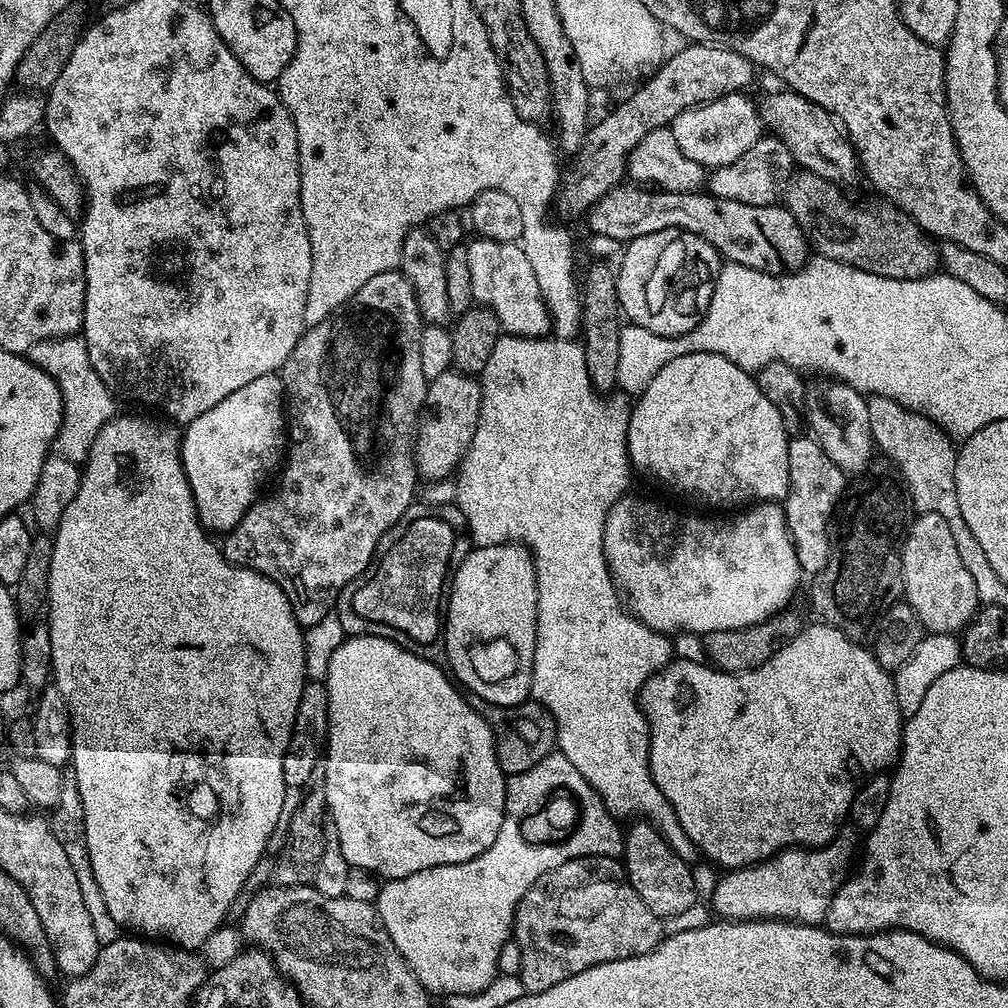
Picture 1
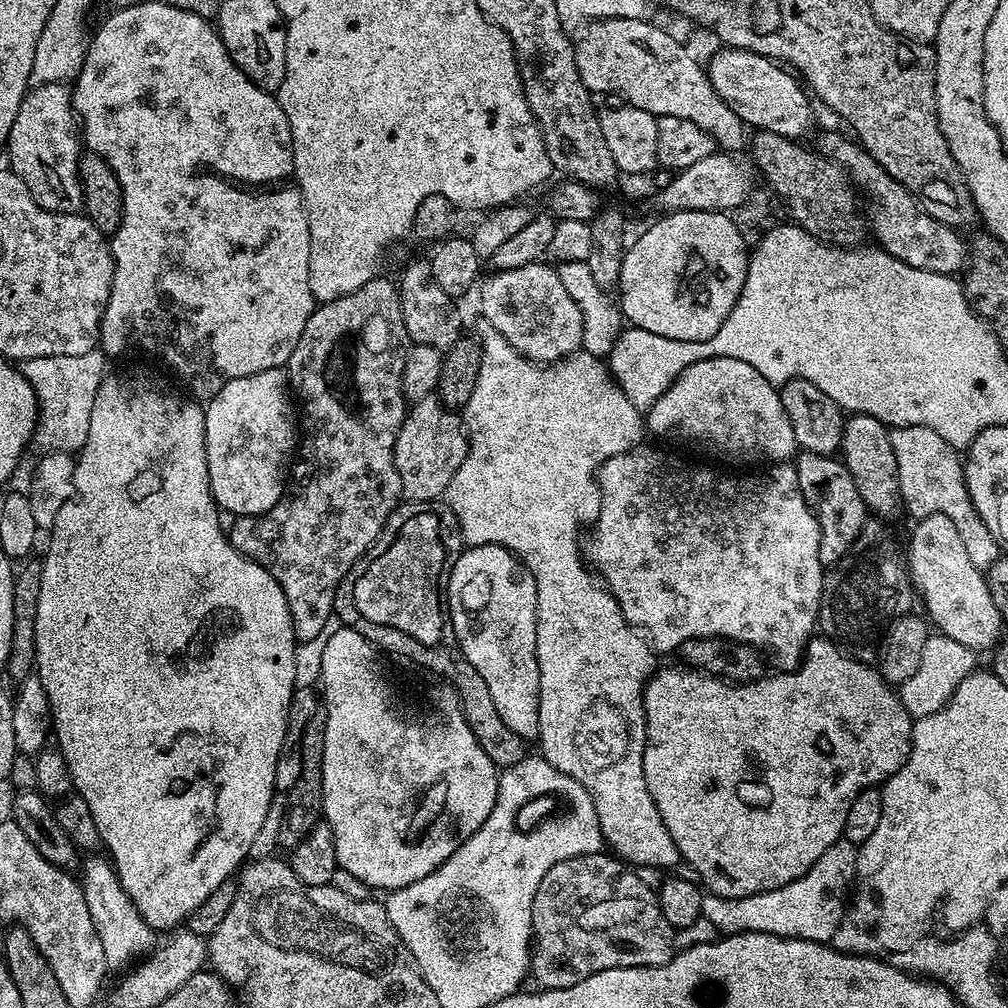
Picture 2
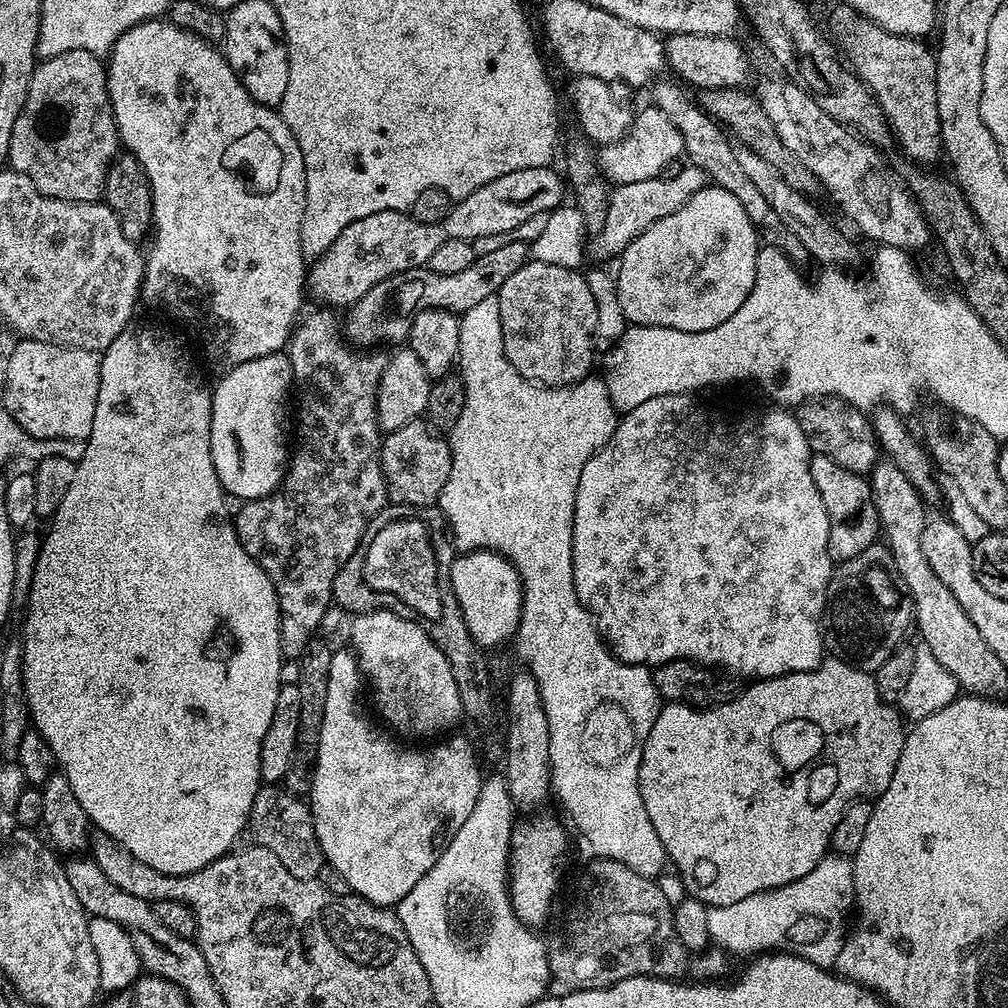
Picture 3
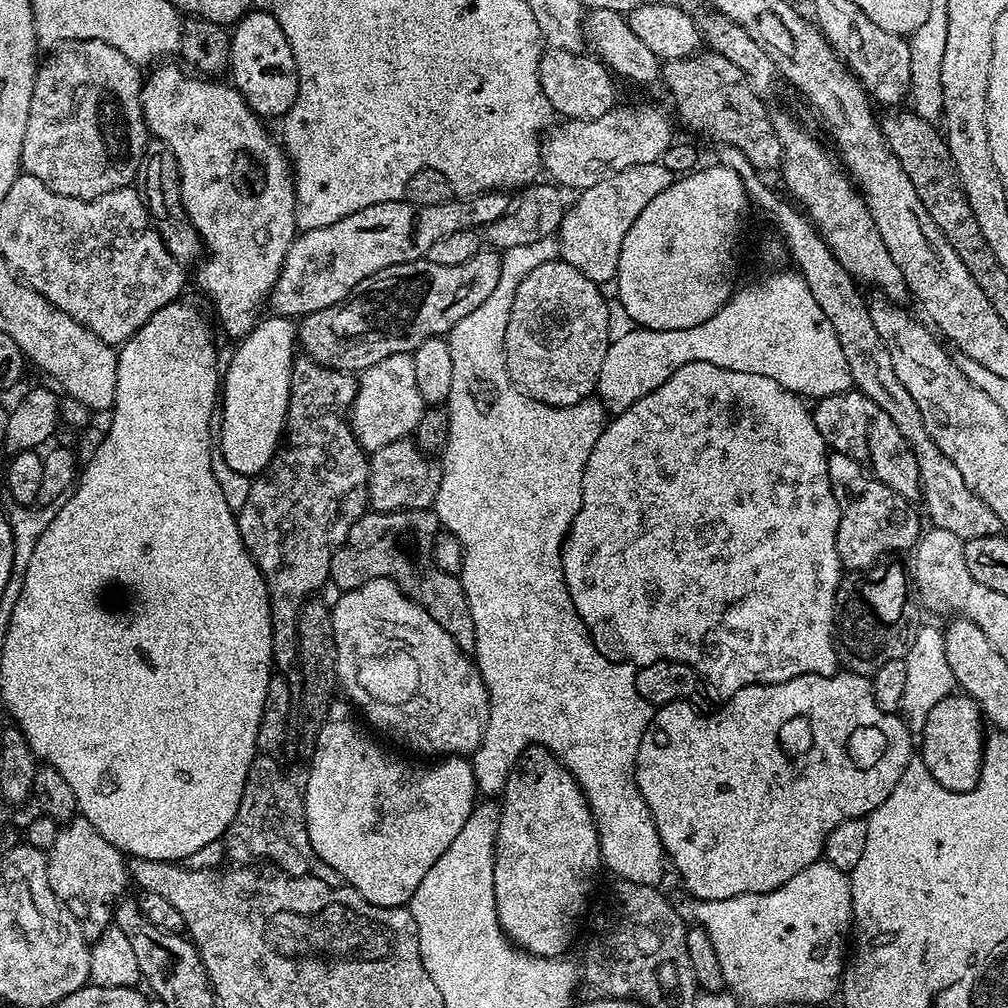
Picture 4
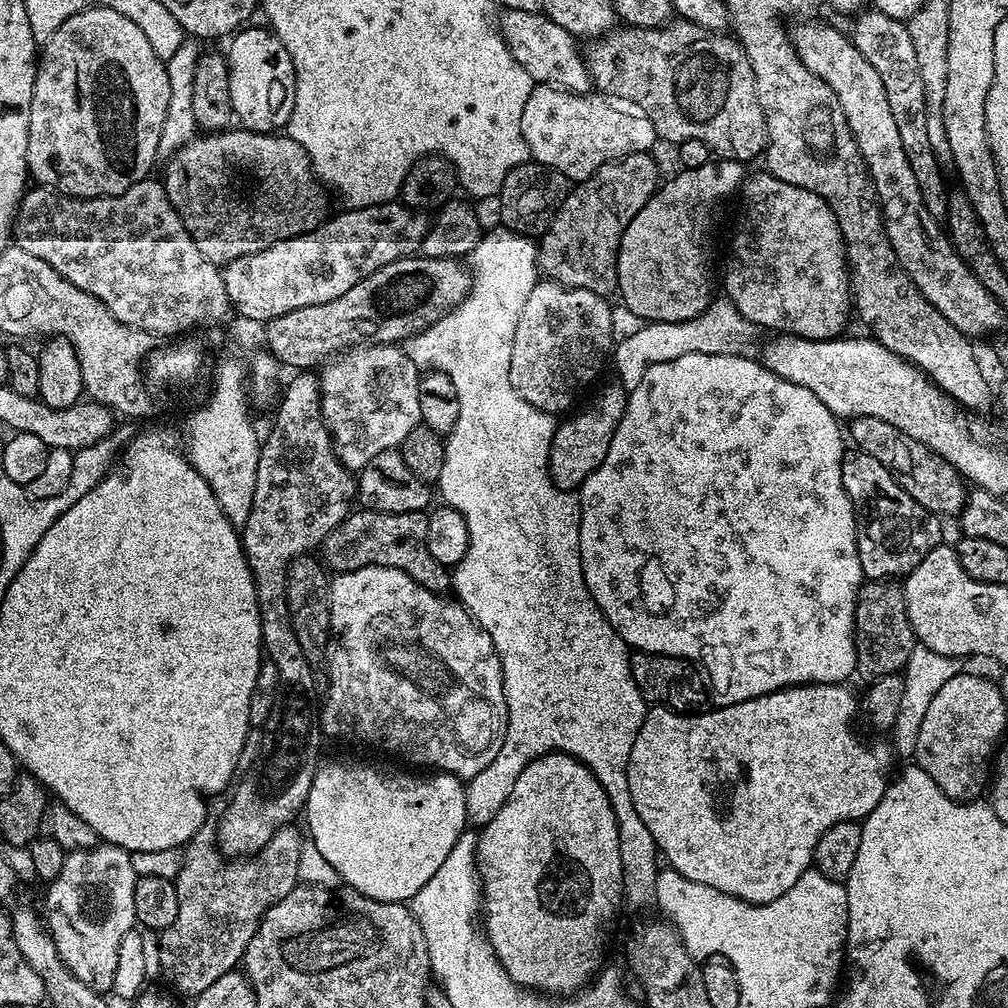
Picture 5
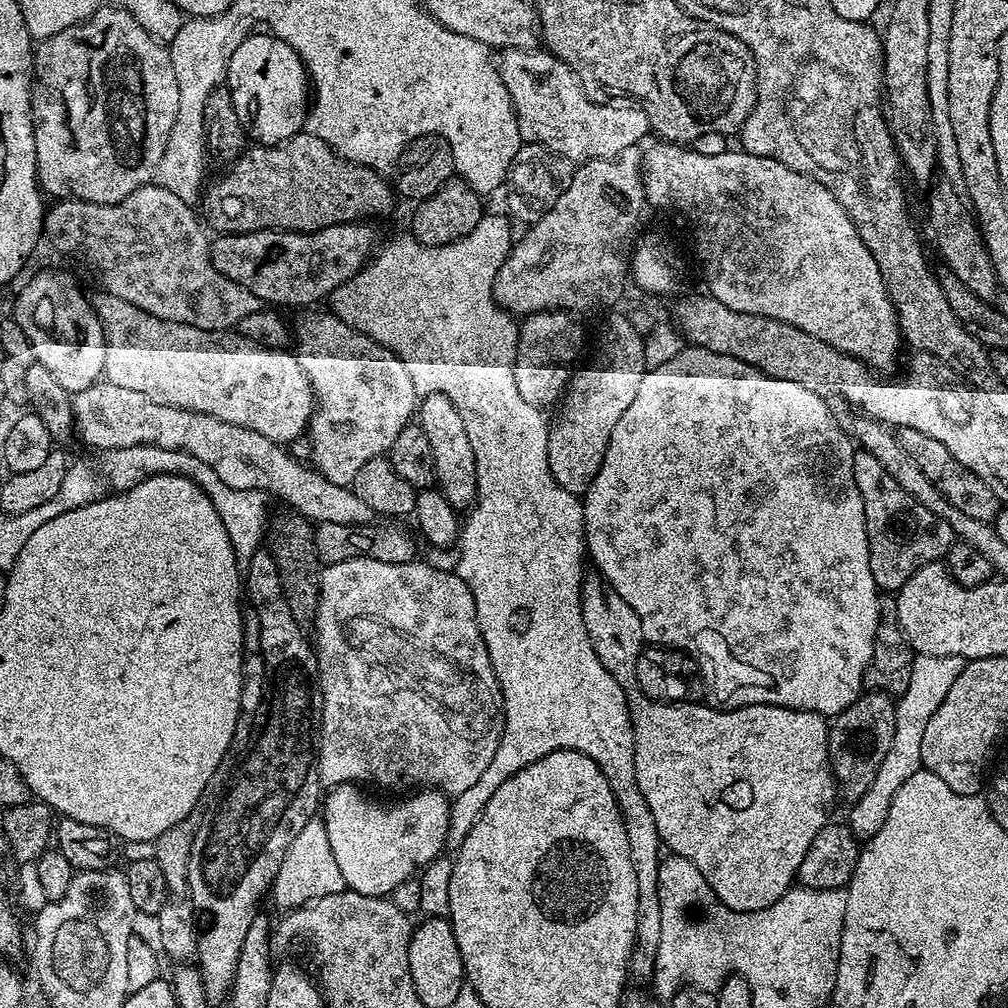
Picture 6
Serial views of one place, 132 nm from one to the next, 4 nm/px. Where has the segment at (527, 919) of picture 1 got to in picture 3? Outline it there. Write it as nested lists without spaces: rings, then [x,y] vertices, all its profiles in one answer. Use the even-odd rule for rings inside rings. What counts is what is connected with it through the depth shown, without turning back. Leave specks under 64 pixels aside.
[[[593,859],[593,864],[584,872],[584,877],[580,880],[580,885],[576,888],[576,893],[572,896],[572,901],[564,908],[564,917],[560,920],[560,925],[556,928],[556,933],[552,936],[552,941],[547,941],[548,949],[548,971],[553,977],[556,976],[565,985],[568,990],[583,990],[586,988],[608,988],[612,984],[622,982],[626,978],[634,978],[635,976],[652,976],[656,980],[674,980],[679,981],[685,975],[686,969],[689,967],[689,953],[685,952],[682,942],[678,942],[678,934],[674,930],[674,922],[672,921],[673,905],[668,904],[668,896],[662,889],[656,885],[657,881],[651,876],[643,876],[642,874],[634,874],[634,870],[629,870],[627,866],[622,866],[622,862],[614,862],[613,860]]]

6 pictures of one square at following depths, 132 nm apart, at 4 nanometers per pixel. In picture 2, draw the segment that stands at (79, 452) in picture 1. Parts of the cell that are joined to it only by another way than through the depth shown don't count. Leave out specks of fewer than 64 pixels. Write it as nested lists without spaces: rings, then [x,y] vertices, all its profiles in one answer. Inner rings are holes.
[[[99,350],[23,361],[22,371],[26,382],[30,382],[36,401],[40,403],[40,414],[32,435],[32,444],[37,448],[37,453],[79,453],[86,442],[86,434],[90,434],[90,410],[94,410],[94,394],[98,394],[98,386],[106,375],[104,363],[106,357]]]

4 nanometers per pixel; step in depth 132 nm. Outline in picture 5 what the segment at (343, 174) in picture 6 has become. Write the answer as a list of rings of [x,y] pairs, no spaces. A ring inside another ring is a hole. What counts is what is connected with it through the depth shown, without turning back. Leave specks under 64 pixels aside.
[[[239,126],[215,134],[200,134],[182,146],[182,150],[167,157],[165,164],[168,165],[164,168],[162,183],[166,198],[170,198],[170,206],[174,206],[198,250],[217,266],[234,262],[234,258],[246,258],[246,254],[258,254],[258,250],[266,250],[266,246],[274,246],[274,242],[286,242],[286,238],[298,238],[312,232],[329,215],[325,189],[312,171],[306,150],[286,134],[251,132]],[[239,168],[256,179],[256,193],[249,204],[235,204],[224,193]]]

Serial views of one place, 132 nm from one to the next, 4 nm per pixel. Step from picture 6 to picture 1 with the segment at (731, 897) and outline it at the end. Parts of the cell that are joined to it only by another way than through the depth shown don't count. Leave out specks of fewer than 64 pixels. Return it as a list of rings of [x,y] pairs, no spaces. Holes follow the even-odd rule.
[[[815,622],[801,627],[800,632],[774,658],[770,658],[762,666],[749,672],[721,672],[707,662],[697,660],[673,659],[655,672],[640,687],[640,709],[648,719],[648,761],[650,774],[666,794],[666,802],[674,806],[674,814],[678,814],[678,822],[682,822],[682,830],[690,834],[690,842],[700,851],[706,861],[713,860],[720,870],[746,868],[750,864],[758,864],[761,860],[769,860],[771,856],[786,848],[818,848],[821,844],[830,844],[841,831],[840,824],[849,815],[852,799],[856,796],[861,784],[874,776],[891,769],[900,758],[900,743],[904,741],[904,721],[898,710],[898,697],[894,694],[893,673],[887,672],[876,661],[875,655],[863,647],[863,643],[851,640],[842,630],[833,624]]]

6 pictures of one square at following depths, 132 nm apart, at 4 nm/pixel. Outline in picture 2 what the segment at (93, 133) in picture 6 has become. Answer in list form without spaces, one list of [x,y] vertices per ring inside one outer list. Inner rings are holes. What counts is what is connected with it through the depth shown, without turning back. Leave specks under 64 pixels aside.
[[[67,83],[37,84],[29,87],[23,102],[18,106],[18,118],[10,126],[6,145],[8,151],[7,167],[30,190],[34,202],[47,212],[80,212],[84,207],[84,194],[80,190],[78,165],[82,155],[82,136],[78,131],[78,117],[72,110],[72,89]]]

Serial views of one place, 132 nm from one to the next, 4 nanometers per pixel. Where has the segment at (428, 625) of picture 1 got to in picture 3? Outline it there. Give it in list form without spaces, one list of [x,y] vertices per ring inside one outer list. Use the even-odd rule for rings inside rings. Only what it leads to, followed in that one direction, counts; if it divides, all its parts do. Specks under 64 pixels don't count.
[[[419,518],[391,520],[386,526],[382,526],[382,530],[378,530],[378,534],[371,536],[367,544],[363,554],[368,557],[367,573],[371,584],[403,596],[413,607],[420,609],[421,621],[435,622],[439,619],[442,569],[436,562],[432,536],[423,520]]]

